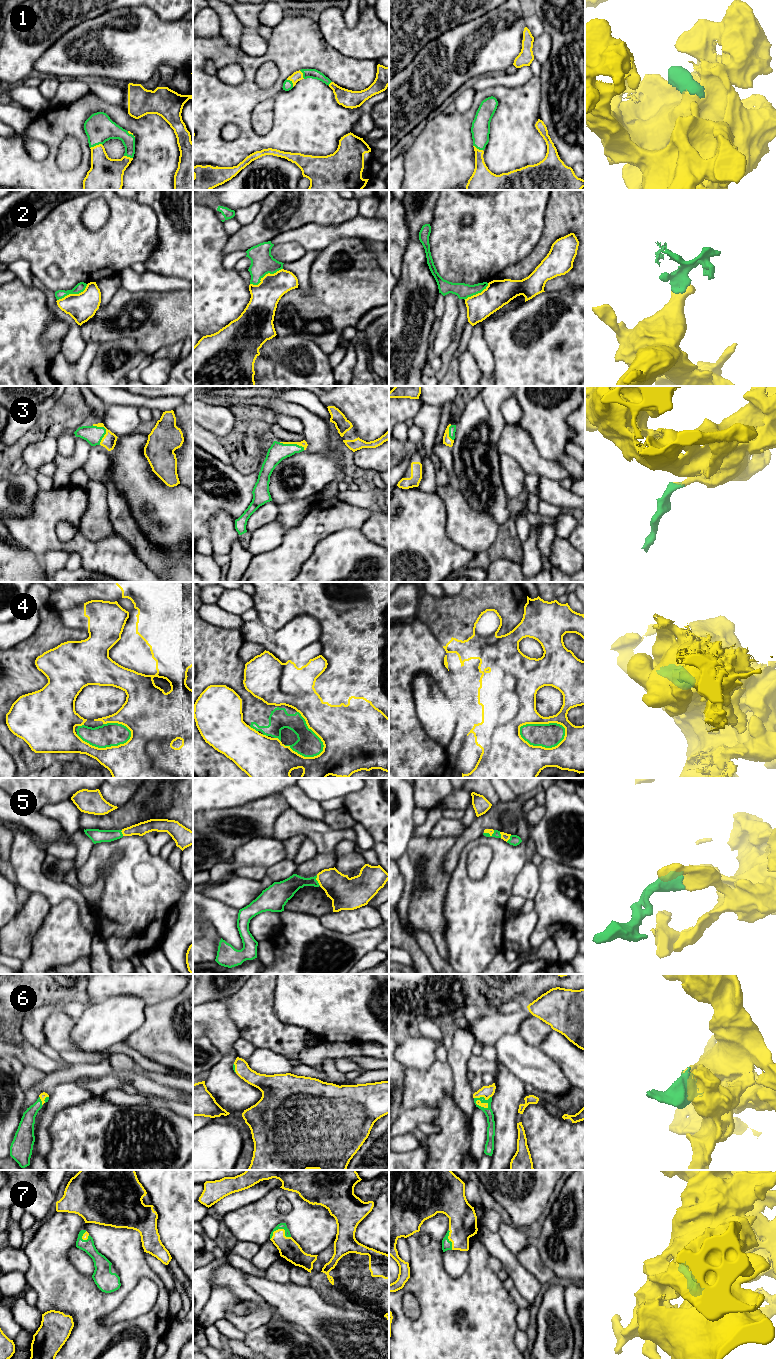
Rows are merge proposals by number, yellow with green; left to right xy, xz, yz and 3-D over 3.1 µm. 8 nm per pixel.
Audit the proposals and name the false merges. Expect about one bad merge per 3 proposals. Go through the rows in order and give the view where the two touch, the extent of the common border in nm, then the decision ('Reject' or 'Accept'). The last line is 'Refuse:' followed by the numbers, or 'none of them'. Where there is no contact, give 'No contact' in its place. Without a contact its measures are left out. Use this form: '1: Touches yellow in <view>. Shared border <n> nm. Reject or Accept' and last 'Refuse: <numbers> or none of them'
1: Touches yellow in xy. Shared border 110 nm. Accept
2: Touches yellow in xz. Shared border 300 nm. Reject
3: Touches yellow in xy. Shared border 170 nm. Accept
4: Touches yellow in yz. Shared border 380 nm. Reject
5: Touches yellow in xz. Shared border 90 nm. Accept
6: Touches yellow in xy. Shared border 90 nm. Accept
7: Touches yellow in xz. Shared border 170 nm. Accept
Refuse: 2, 4

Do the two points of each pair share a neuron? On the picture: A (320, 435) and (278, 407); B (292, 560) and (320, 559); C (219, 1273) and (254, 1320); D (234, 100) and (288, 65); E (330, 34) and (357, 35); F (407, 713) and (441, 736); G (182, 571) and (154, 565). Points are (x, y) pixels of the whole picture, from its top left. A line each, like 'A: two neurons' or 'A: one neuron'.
A: one neuron
B: two neurons
C: one neuron
D: one neuron
E: one neuron
F: two neurons
G: one neuron

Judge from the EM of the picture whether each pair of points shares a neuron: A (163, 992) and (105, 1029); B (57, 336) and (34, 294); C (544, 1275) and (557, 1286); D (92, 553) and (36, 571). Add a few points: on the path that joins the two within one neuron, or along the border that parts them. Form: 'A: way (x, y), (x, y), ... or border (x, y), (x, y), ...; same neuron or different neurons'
A: border (123, 995), (139, 996), (146, 1004); different neurons
B: border (50, 311), (51, 318), (40, 338), (40, 342); different neurons
C: border (557, 1280), (548, 1284); different neurons
D: border (20, 544), (40, 557); different neurons

